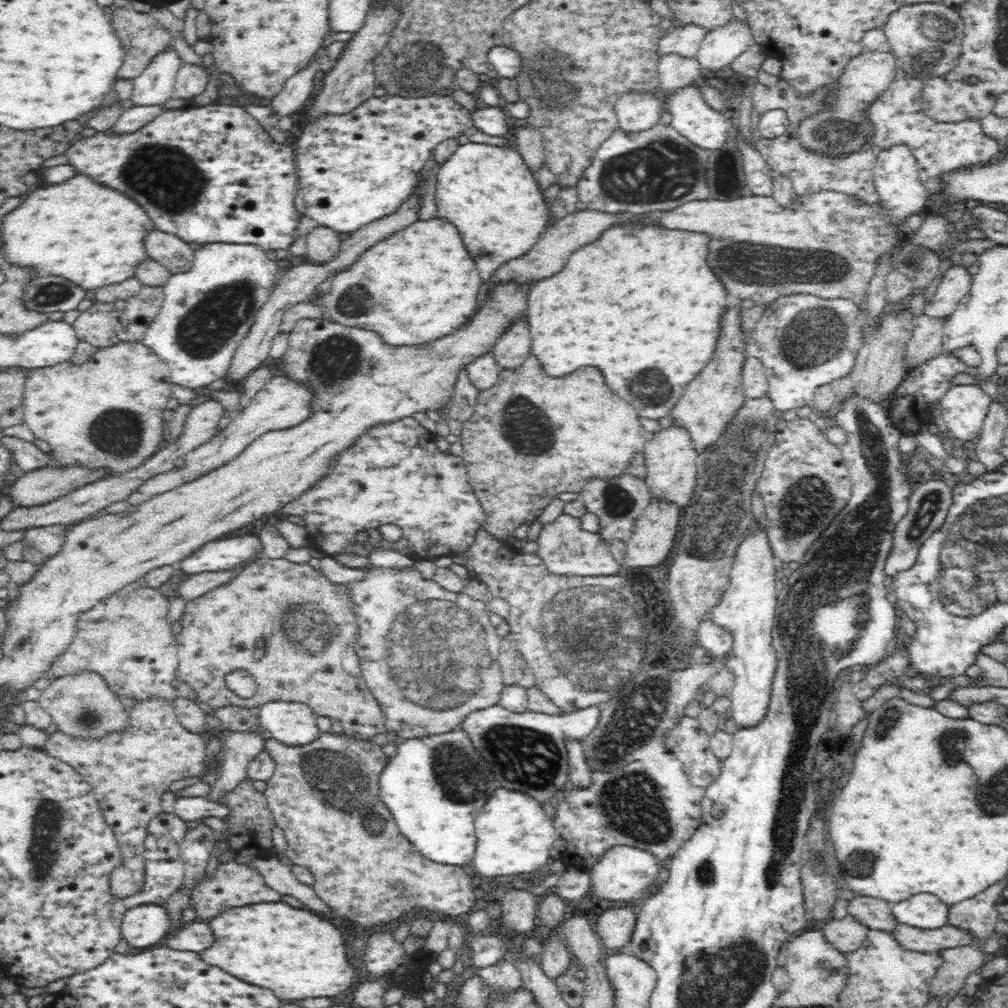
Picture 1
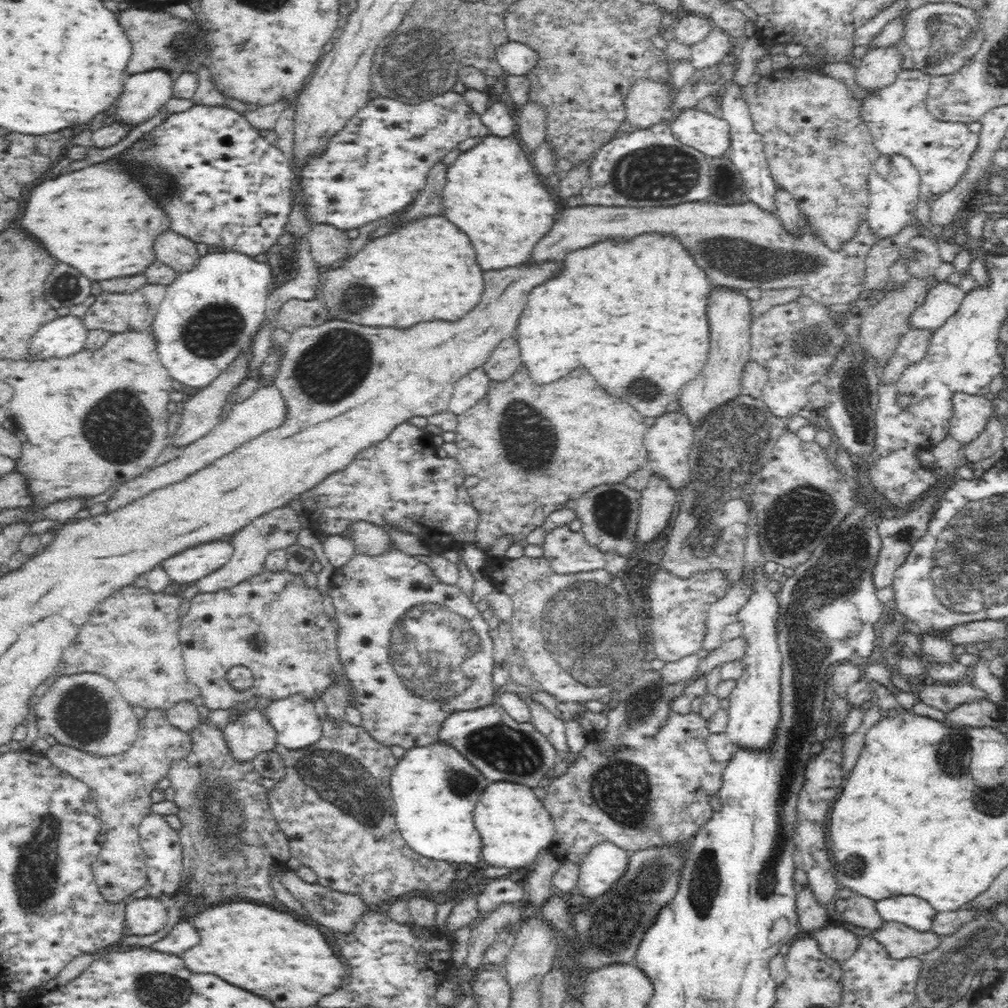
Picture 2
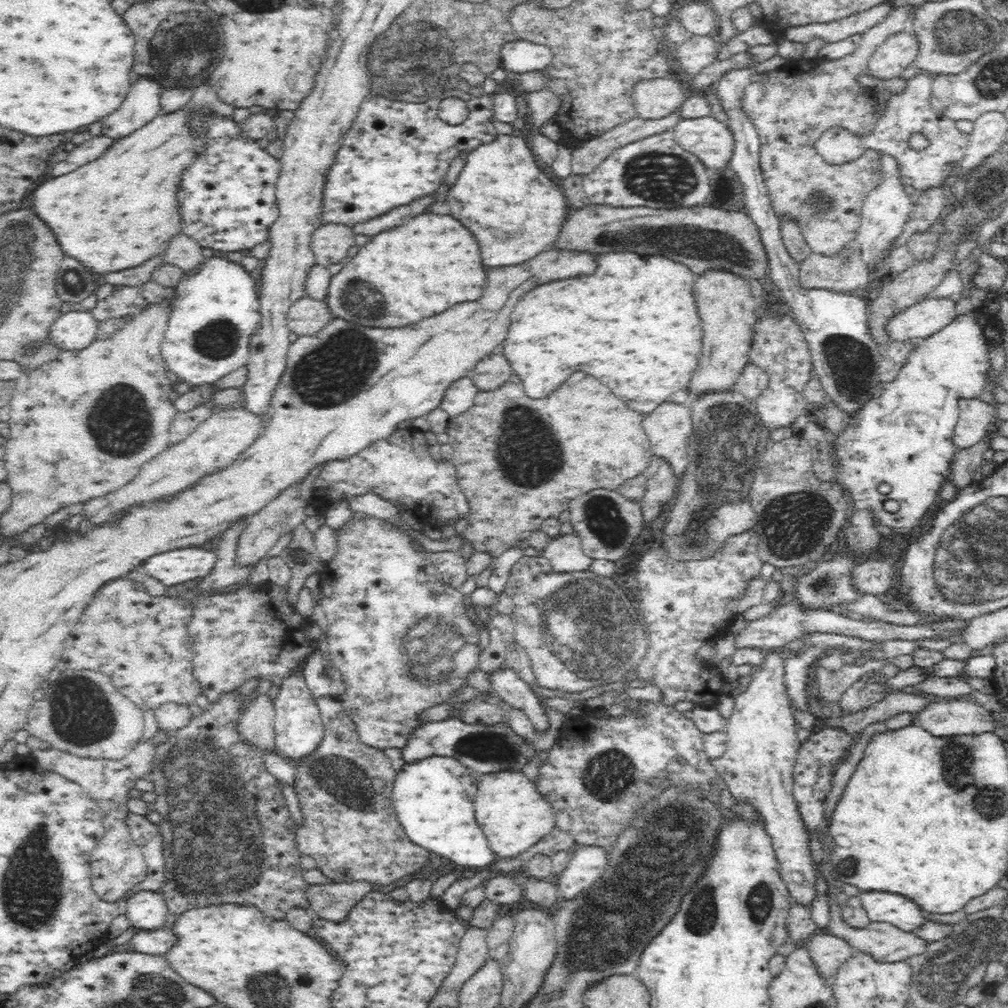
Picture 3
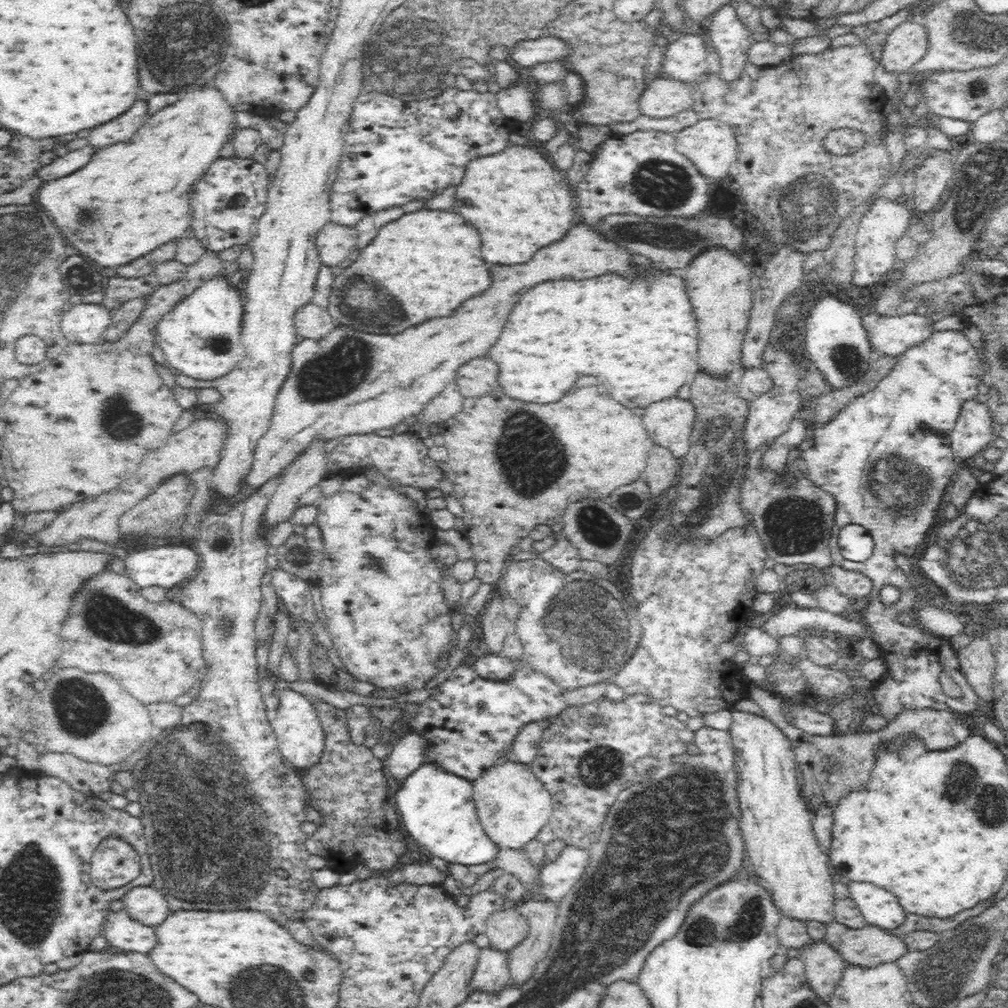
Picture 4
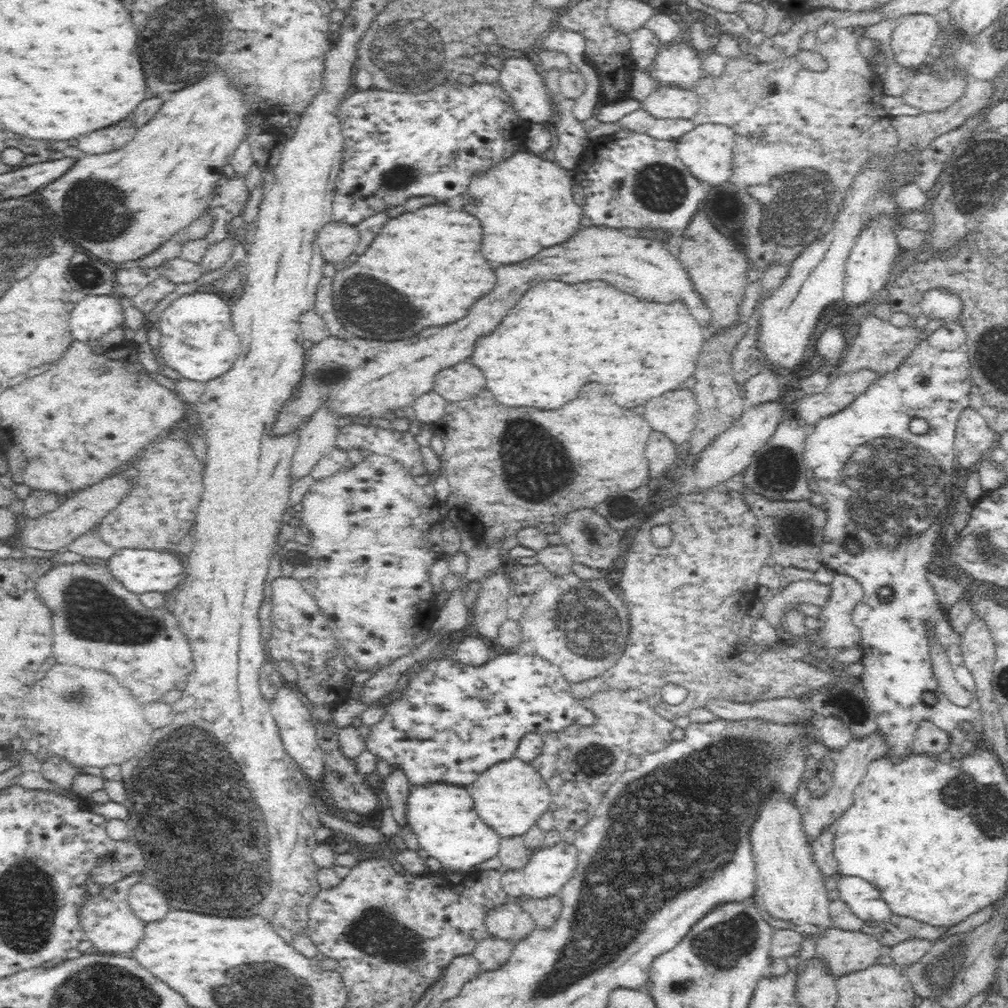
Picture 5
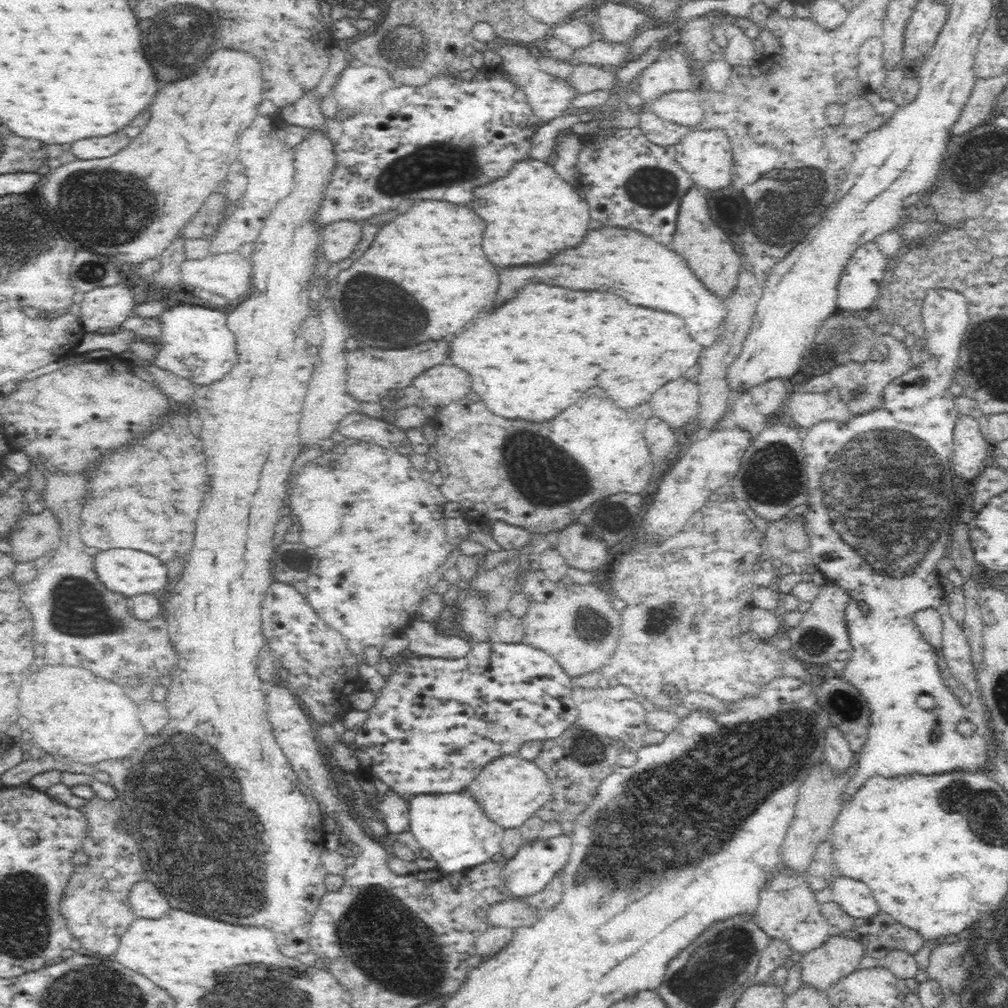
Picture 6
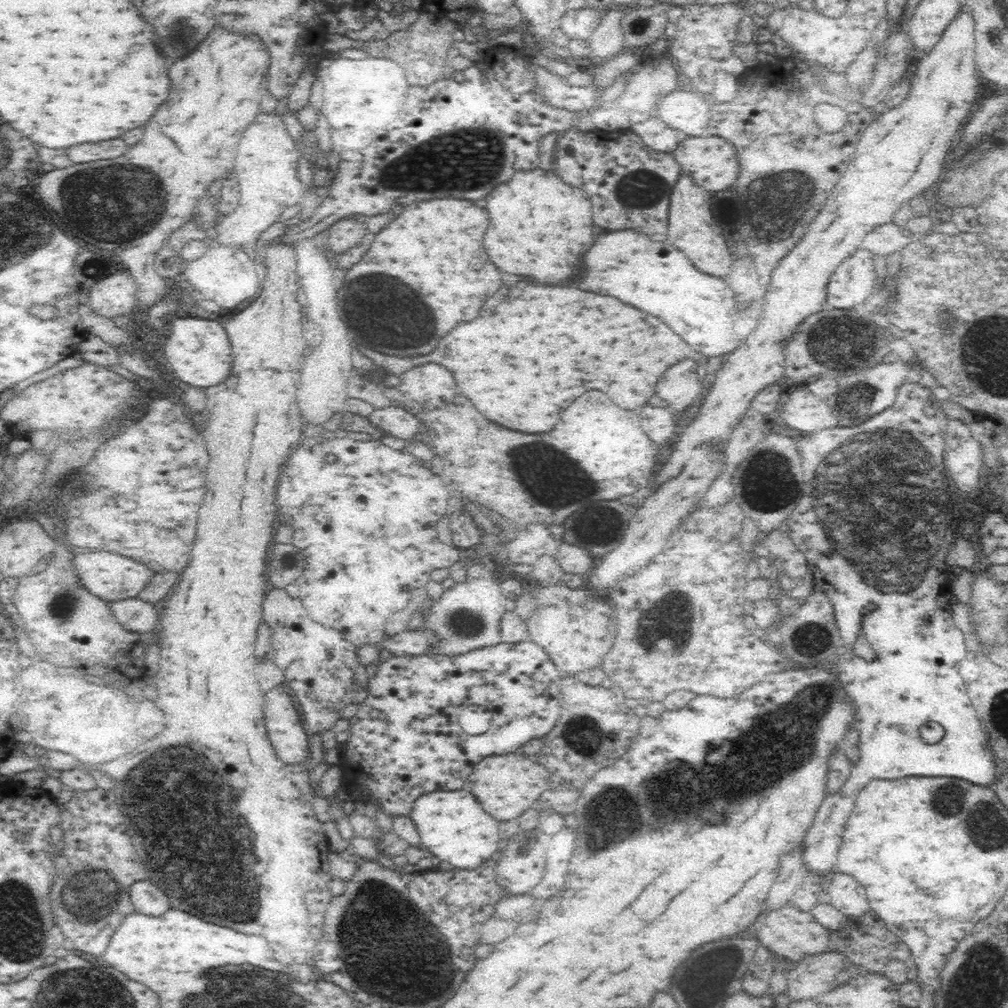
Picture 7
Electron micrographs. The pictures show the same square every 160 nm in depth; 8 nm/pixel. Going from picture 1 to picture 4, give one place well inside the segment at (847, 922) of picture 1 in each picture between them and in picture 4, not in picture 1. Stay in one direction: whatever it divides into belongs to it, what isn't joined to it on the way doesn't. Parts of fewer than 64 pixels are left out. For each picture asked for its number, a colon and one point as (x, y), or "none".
2: (835, 942)
3: (828, 952)
4: (824, 966)

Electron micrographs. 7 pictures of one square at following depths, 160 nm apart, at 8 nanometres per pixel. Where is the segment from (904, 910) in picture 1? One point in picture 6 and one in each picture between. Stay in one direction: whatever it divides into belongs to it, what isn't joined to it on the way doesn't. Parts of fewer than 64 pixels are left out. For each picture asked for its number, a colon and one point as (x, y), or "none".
2: (916, 913)
3: (882, 906)
4: (879, 908)
5: (864, 900)
6: (854, 897)

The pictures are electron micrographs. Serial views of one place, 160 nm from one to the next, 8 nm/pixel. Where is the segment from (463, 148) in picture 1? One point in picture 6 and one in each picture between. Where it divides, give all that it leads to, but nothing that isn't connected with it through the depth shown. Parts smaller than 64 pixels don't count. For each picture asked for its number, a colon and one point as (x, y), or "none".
2: (492, 193)
3: (502, 196)
4: (518, 203)
5: (525, 204)
6: (533, 213)

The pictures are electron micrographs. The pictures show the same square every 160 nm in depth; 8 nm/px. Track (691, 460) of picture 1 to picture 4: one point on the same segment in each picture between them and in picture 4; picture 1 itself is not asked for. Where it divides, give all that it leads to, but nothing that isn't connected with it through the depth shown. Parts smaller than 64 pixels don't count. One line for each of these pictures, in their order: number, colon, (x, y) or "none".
2: (669, 441)
3: (669, 427)
4: (669, 422)

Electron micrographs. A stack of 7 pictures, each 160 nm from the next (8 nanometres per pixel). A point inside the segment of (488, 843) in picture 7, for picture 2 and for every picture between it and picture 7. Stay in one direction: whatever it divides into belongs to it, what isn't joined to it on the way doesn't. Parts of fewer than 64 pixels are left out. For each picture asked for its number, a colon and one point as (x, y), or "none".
2: (434, 788)
3: (432, 798)
4: (437, 809)
5: (442, 816)
6: (451, 826)

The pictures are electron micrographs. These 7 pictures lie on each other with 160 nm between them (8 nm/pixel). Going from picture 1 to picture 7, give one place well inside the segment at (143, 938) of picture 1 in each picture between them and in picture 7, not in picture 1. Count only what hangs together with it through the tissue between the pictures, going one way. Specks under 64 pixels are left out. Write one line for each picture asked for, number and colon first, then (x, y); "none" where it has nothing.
2: (143, 917)
3: (147, 910)
4: (146, 904)
5: (147, 902)
6: (145, 899)
7: (147, 897)

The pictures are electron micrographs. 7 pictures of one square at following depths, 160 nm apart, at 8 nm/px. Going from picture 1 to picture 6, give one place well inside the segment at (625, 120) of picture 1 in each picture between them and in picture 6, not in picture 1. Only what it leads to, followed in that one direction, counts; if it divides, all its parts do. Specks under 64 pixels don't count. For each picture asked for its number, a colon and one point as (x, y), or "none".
2: (648, 103)
3: (656, 98)
4: (664, 97)
5: (668, 101)
6: (683, 107)

